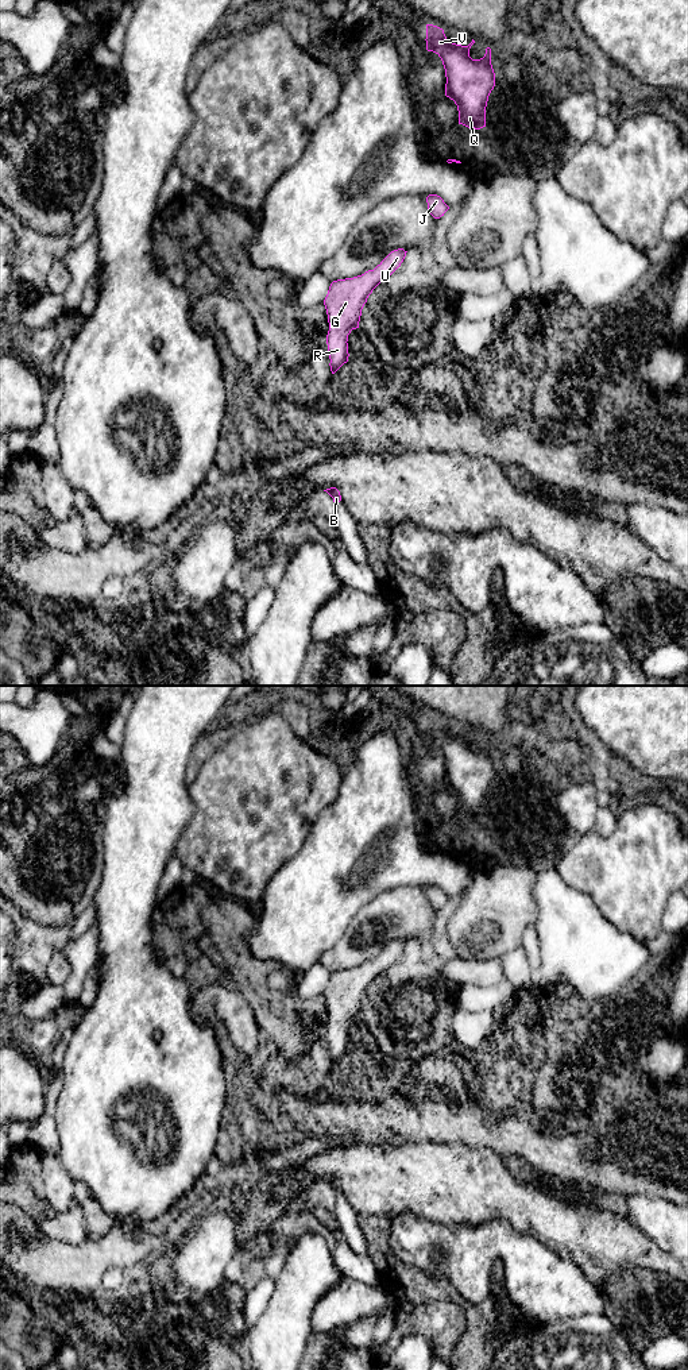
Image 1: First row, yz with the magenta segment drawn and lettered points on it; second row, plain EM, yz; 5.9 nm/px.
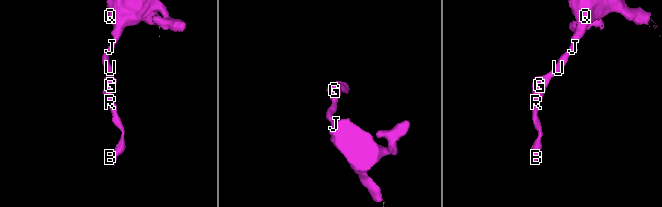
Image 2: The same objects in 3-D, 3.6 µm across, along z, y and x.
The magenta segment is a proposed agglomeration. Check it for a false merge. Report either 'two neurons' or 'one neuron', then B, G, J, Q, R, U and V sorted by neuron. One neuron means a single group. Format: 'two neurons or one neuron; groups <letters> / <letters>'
one neuron; groups B G J Q R U V

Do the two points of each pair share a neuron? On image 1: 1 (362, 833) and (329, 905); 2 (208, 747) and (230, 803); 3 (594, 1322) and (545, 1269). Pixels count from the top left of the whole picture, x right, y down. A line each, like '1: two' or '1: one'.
1: one
2: two
3: two

